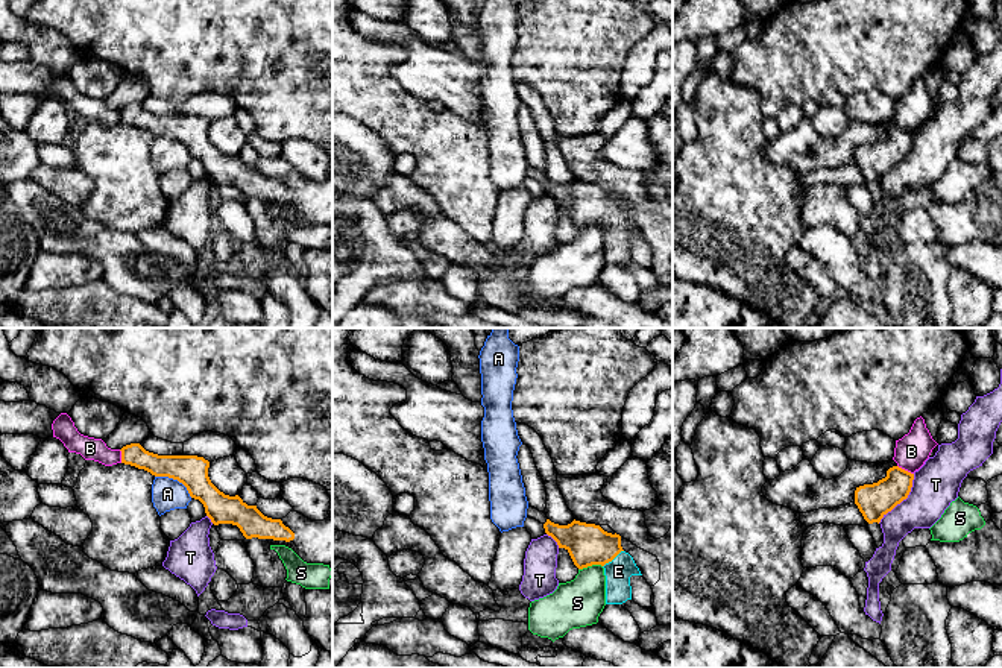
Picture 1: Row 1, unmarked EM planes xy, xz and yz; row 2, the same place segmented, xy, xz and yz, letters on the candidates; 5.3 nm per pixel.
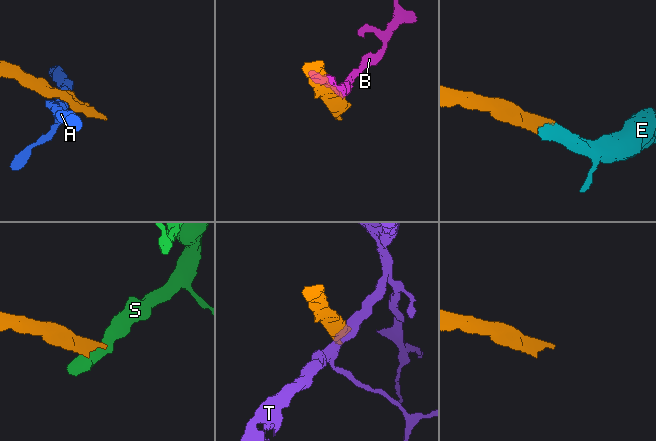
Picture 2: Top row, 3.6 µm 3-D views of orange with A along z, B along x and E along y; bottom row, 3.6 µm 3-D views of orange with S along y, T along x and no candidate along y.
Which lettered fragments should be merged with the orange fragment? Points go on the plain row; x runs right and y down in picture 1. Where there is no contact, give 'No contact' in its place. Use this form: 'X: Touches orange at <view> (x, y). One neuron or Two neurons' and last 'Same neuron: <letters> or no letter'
A: Touches orange at xy (175, 138). Two neurons
B: Touches orange at yz (904, 129). Two neurons
E: Touches orange at xz (612, 219). One neuron
S: Touches orange at xz (589, 225). Two neurons
T: Touches orange at yz (904, 158). Two neurons
Same neuron: E

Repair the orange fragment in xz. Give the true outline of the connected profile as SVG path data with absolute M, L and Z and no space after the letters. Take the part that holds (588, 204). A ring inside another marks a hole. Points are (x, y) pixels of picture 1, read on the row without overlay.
M547 179L545 193L565 208L578 229L601 225L606 235L606 264L632 260L632 235L642 235L633 217L621 206L621 196L600 185L572 181L559 185Z

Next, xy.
M140 103L121 109L121 123L144 129L155 137L169 137L182 143L190 156L199 159L214 185L232 184L246 199L273 199L290 202L295 193L281 179L264 176L257 165L247 165L238 155L220 152L208 137L210 121L197 115L158 115Z

